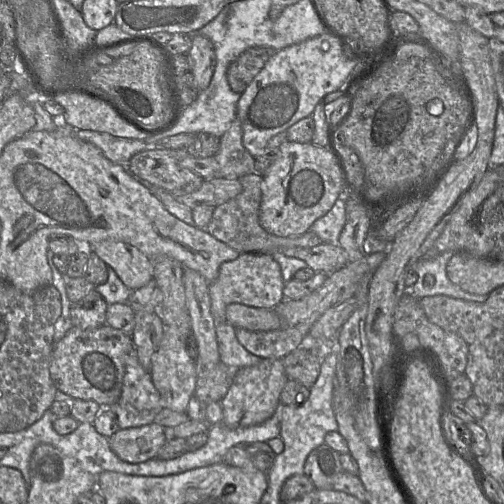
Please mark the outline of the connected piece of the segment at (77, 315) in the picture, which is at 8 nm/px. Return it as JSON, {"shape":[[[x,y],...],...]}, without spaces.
{"shape":[[[94,289],[82,301],[72,304],[70,318],[73,326],[92,329],[105,325],[107,307],[105,299]]]}

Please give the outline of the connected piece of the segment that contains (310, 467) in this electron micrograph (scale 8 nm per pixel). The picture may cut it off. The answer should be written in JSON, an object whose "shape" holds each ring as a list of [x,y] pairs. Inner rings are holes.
{"shape":[[[323,443],[308,455],[303,474],[316,489],[333,490],[333,484],[343,472],[340,453]]]}

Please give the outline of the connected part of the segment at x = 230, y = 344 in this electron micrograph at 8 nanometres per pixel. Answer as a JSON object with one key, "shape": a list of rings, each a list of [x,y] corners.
{"shape":[[[228,321],[216,326],[216,338],[220,354],[220,362],[227,367],[237,368],[257,365],[261,358],[248,352],[236,337],[236,328]]]}

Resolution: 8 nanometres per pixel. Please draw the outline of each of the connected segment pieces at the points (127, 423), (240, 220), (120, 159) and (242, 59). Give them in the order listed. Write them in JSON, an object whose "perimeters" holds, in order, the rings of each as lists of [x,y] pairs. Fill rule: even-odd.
{"perimeters":[[[[134,346],[134,351],[132,351],[126,357],[126,368],[125,368],[124,378],[123,378],[121,396],[119,400],[111,408],[105,408],[105,409],[113,410],[117,418],[119,429],[141,427],[144,425],[151,424],[154,422],[156,415],[163,409],[162,399],[160,397],[160,394],[153,384],[150,372],[146,371],[140,364],[137,357],[135,346]]],[[[257,172],[239,178],[242,192],[235,198],[214,208],[212,219],[206,227],[207,232],[240,254],[273,254],[287,248],[312,248],[322,240],[313,232],[291,237],[278,237],[265,231],[259,221],[262,201],[263,178]]],[[[76,130],[76,136],[102,150],[113,163],[127,165],[141,151],[156,149],[156,144],[146,139],[116,137],[109,133],[91,130]]],[[[251,47],[228,66],[227,80],[231,89],[242,94],[276,51],[270,47]]]]}

